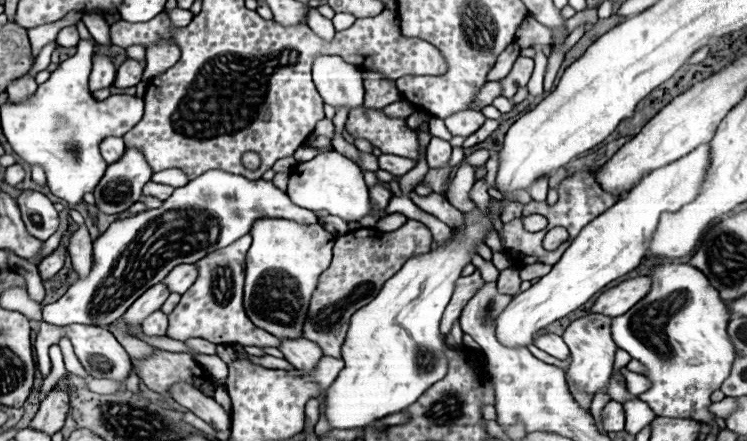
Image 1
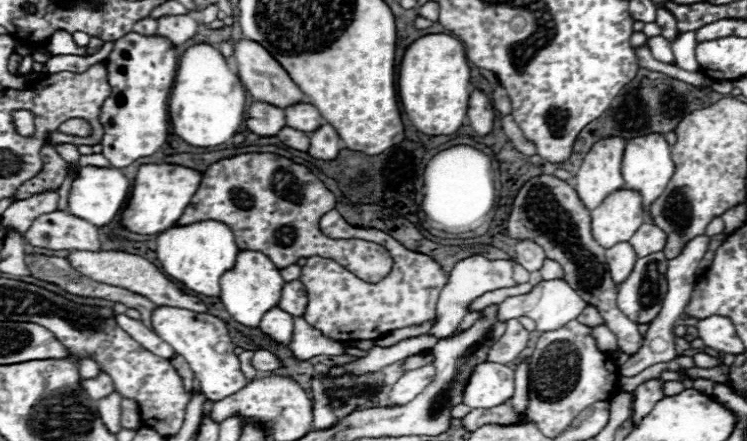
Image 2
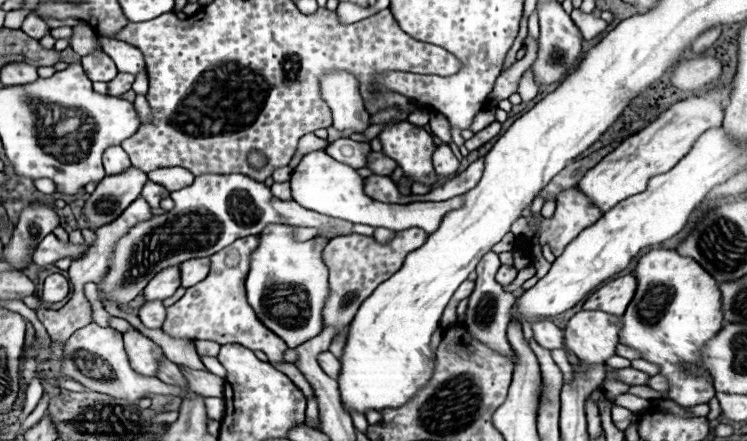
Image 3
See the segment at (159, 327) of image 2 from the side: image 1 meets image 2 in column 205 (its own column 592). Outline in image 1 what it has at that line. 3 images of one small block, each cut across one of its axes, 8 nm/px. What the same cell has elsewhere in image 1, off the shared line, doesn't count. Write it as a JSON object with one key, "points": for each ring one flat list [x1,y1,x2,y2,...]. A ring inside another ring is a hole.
{"points":[[586,314,574,322,570,322,570,326,566,328,566,332,562,334,564,342,570,348,570,356,572,362,566,370,568,378,582,390,596,394,598,390,606,388,612,366,614,366,614,352,618,350,618,346,614,344,612,336,610,336,610,318,604,314]]}

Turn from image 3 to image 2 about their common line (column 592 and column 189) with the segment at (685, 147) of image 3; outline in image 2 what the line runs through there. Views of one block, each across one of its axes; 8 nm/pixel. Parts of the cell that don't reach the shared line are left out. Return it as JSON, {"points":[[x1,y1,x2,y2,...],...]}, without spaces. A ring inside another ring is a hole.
{"points":[[142,164,138,168,130,200,122,210,122,224,136,234,160,234,178,222,202,182,202,172,174,164]]}

